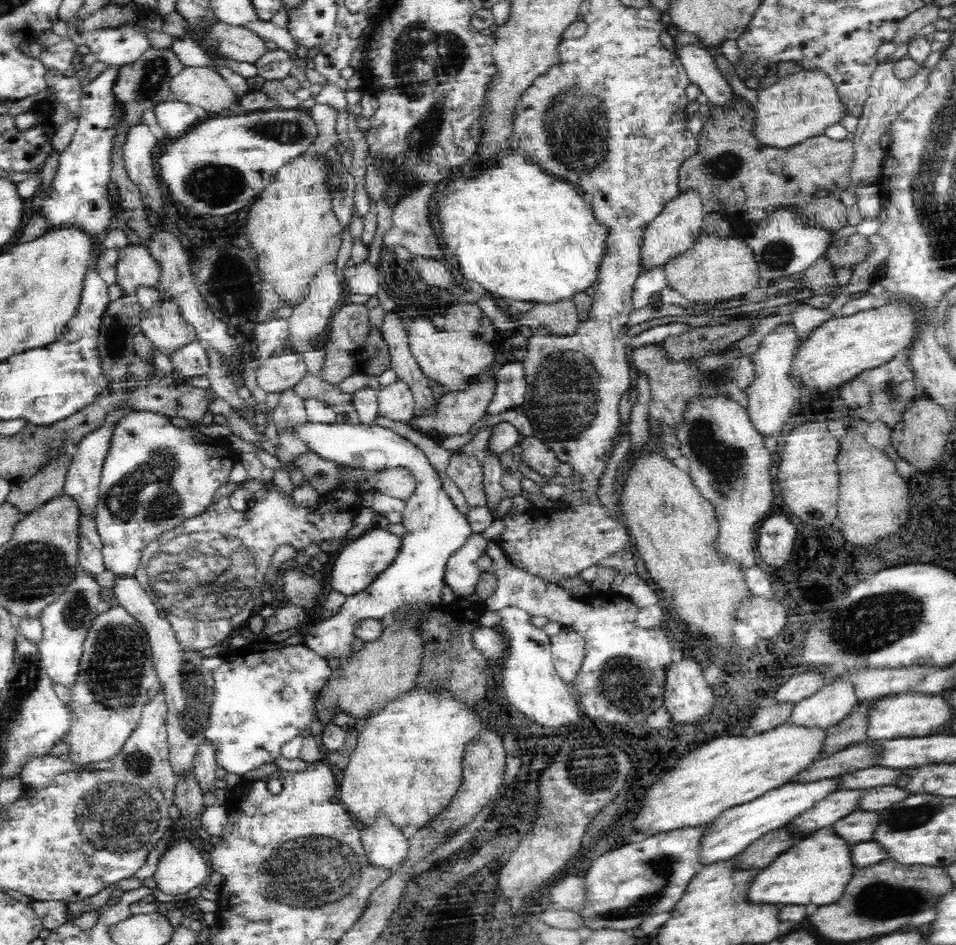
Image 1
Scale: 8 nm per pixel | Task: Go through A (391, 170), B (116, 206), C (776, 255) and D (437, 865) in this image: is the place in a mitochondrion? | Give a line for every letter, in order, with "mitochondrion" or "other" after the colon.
A: mitochondrion
B: other
C: mitochondrion
D: other

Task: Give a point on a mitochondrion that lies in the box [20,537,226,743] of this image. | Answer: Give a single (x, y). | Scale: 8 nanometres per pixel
(118, 651)

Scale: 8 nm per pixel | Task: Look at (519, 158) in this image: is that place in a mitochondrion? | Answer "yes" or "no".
no

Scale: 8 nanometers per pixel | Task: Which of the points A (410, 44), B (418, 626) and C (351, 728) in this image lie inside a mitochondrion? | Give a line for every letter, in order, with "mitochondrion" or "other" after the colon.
A: mitochondrion
B: other
C: other

